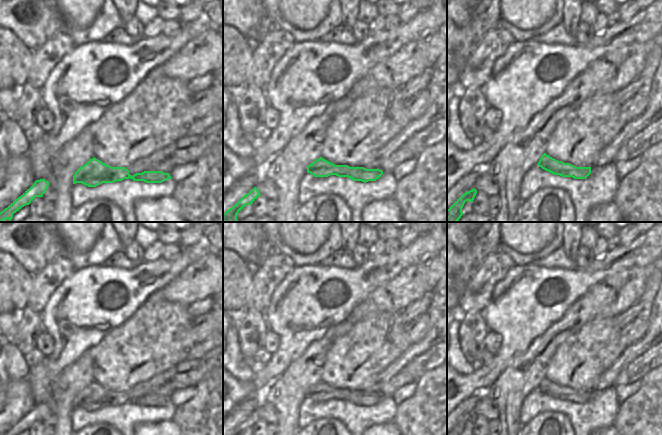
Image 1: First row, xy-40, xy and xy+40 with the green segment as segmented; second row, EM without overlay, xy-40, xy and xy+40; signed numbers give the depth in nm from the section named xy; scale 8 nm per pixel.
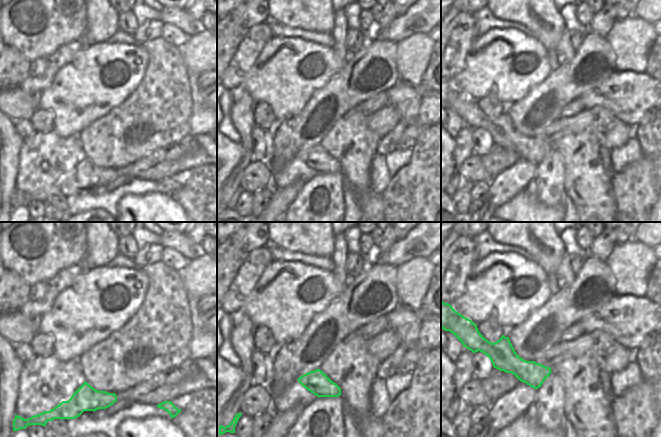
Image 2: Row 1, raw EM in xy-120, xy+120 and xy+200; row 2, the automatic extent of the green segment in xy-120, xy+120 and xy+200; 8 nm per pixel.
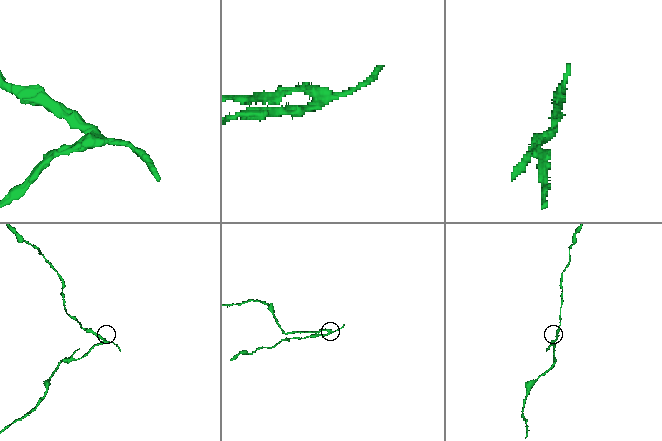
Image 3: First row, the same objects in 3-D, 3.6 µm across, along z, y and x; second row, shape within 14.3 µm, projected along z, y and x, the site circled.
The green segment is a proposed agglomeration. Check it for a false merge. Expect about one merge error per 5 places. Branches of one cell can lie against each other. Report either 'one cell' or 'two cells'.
two cells

